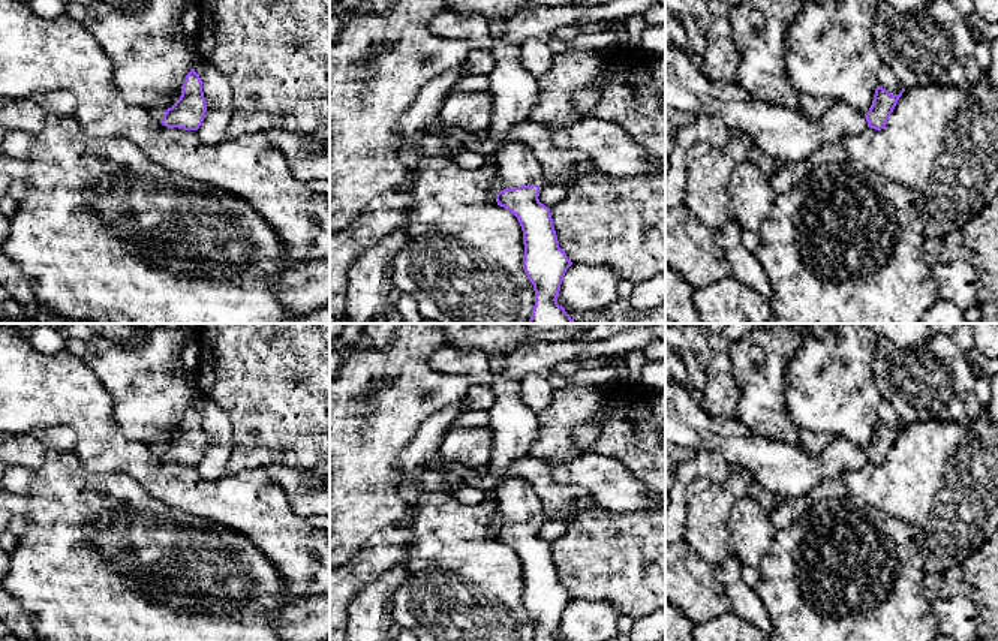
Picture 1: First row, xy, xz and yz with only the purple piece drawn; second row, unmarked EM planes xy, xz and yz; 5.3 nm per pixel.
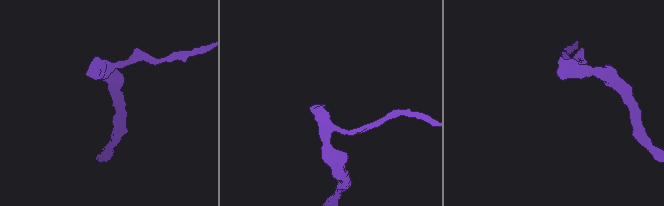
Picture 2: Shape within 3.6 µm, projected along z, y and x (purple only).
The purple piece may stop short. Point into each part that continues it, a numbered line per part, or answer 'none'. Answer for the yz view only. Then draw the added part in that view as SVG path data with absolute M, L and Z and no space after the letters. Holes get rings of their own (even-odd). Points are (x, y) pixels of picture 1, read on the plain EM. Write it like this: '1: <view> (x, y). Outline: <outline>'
1: yz (787, 471). Outline: M665 380L665 440L692 452L716 451L730 464L748 469L778 499L808 494L821 481L841 481L845 472L868 463L865 449L847 437L833 437L820 454L808 454L800 443L761 437L739 419L710 418L683 386L670 380Z

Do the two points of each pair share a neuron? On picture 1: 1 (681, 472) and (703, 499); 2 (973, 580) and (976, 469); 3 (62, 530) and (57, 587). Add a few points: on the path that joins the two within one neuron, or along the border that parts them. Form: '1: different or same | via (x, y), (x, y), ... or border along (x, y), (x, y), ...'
1: different | border along (721, 485), (706, 478), (694, 478), (685, 490)
2: different | border along (982, 544), (964, 560), (943, 572)
3: same | via (62, 544), (62, 574)

